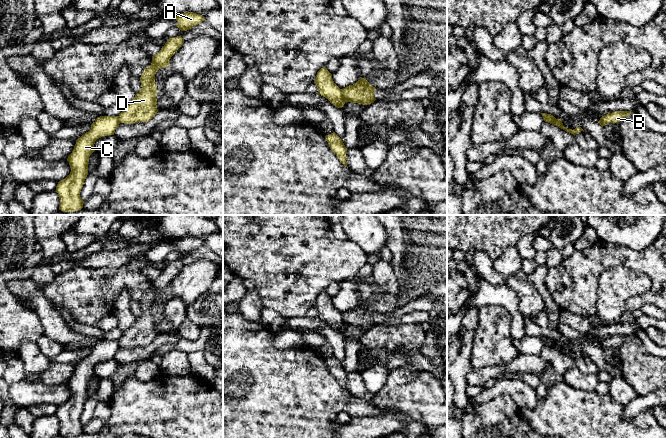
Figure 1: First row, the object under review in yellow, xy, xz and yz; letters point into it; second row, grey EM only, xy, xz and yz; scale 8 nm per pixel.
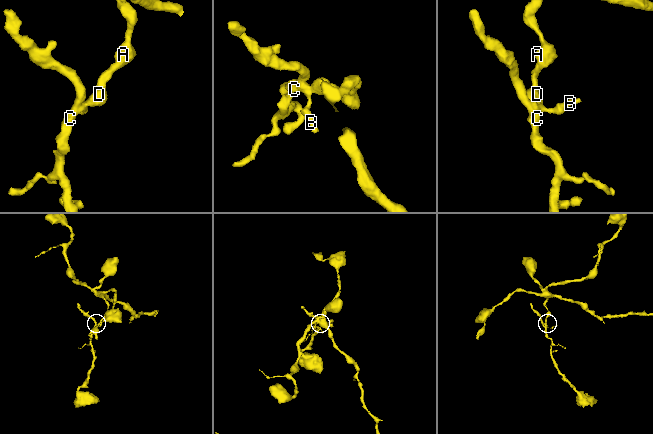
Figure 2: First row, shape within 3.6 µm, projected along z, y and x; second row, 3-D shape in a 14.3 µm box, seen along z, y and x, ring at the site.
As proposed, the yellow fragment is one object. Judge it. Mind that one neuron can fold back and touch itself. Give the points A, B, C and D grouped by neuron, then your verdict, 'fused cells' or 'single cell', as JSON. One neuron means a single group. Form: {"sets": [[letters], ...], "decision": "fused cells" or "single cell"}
{"sets": [["A", "D"], ["B", "C"]], "decision": "fused cells"}

